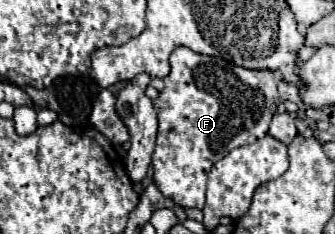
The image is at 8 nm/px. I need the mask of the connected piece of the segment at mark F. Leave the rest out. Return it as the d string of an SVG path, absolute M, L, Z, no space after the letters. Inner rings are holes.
M184 45L174 47L174 53L170 53L170 73L164 77L164 89L154 101L160 119L156 151L152 155L154 185L176 205L202 209L212 165L232 149L264 137L278 103L280 97L272 71L250 71L220 57L194 53Z

